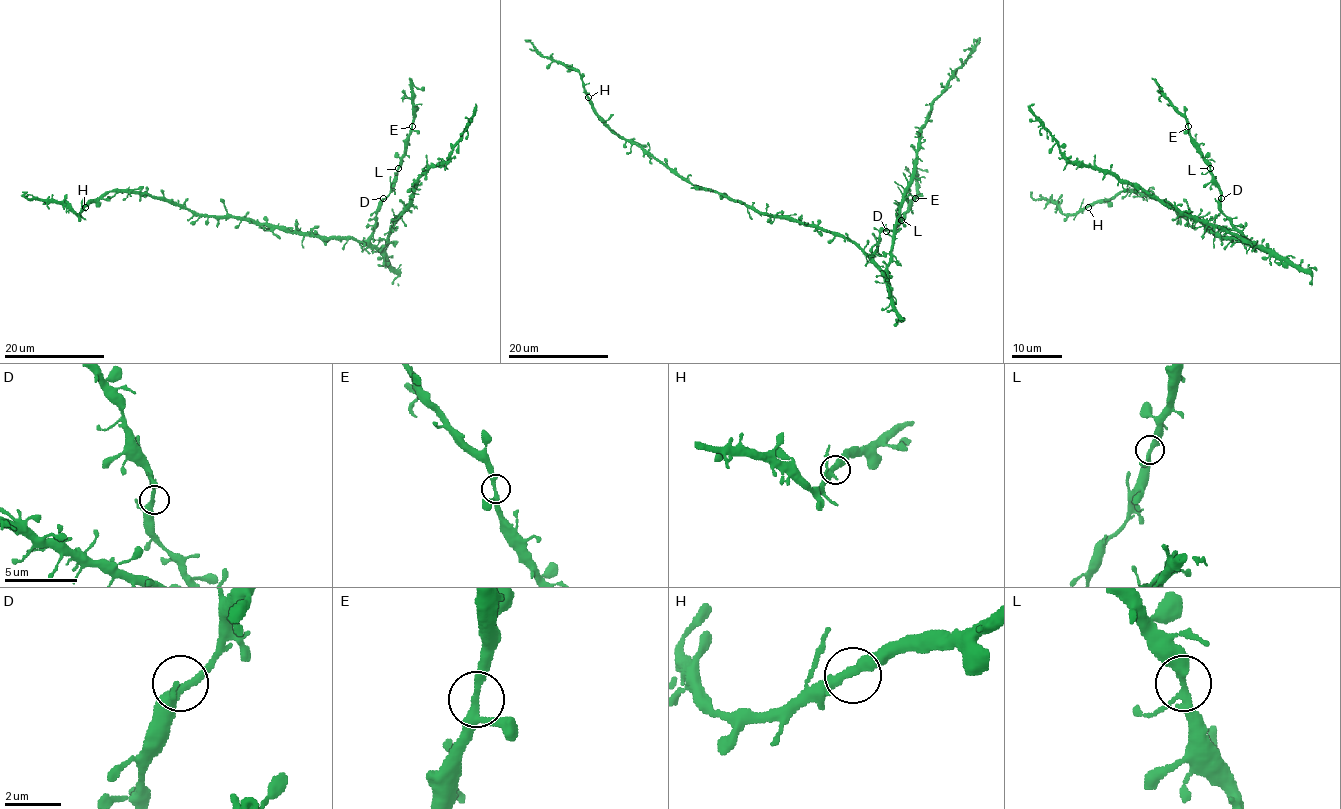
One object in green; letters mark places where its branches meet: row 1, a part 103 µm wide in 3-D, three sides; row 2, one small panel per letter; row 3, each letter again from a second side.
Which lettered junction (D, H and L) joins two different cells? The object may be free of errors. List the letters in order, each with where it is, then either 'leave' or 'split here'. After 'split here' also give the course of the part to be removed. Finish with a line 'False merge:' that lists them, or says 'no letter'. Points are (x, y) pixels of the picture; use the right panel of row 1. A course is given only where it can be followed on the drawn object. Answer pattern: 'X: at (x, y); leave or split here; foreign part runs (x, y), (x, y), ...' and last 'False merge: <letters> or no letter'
D: at (1221, 198); leave
H: at (1088, 207); leave
L: at (1210, 168); leave
False merge: no letter

